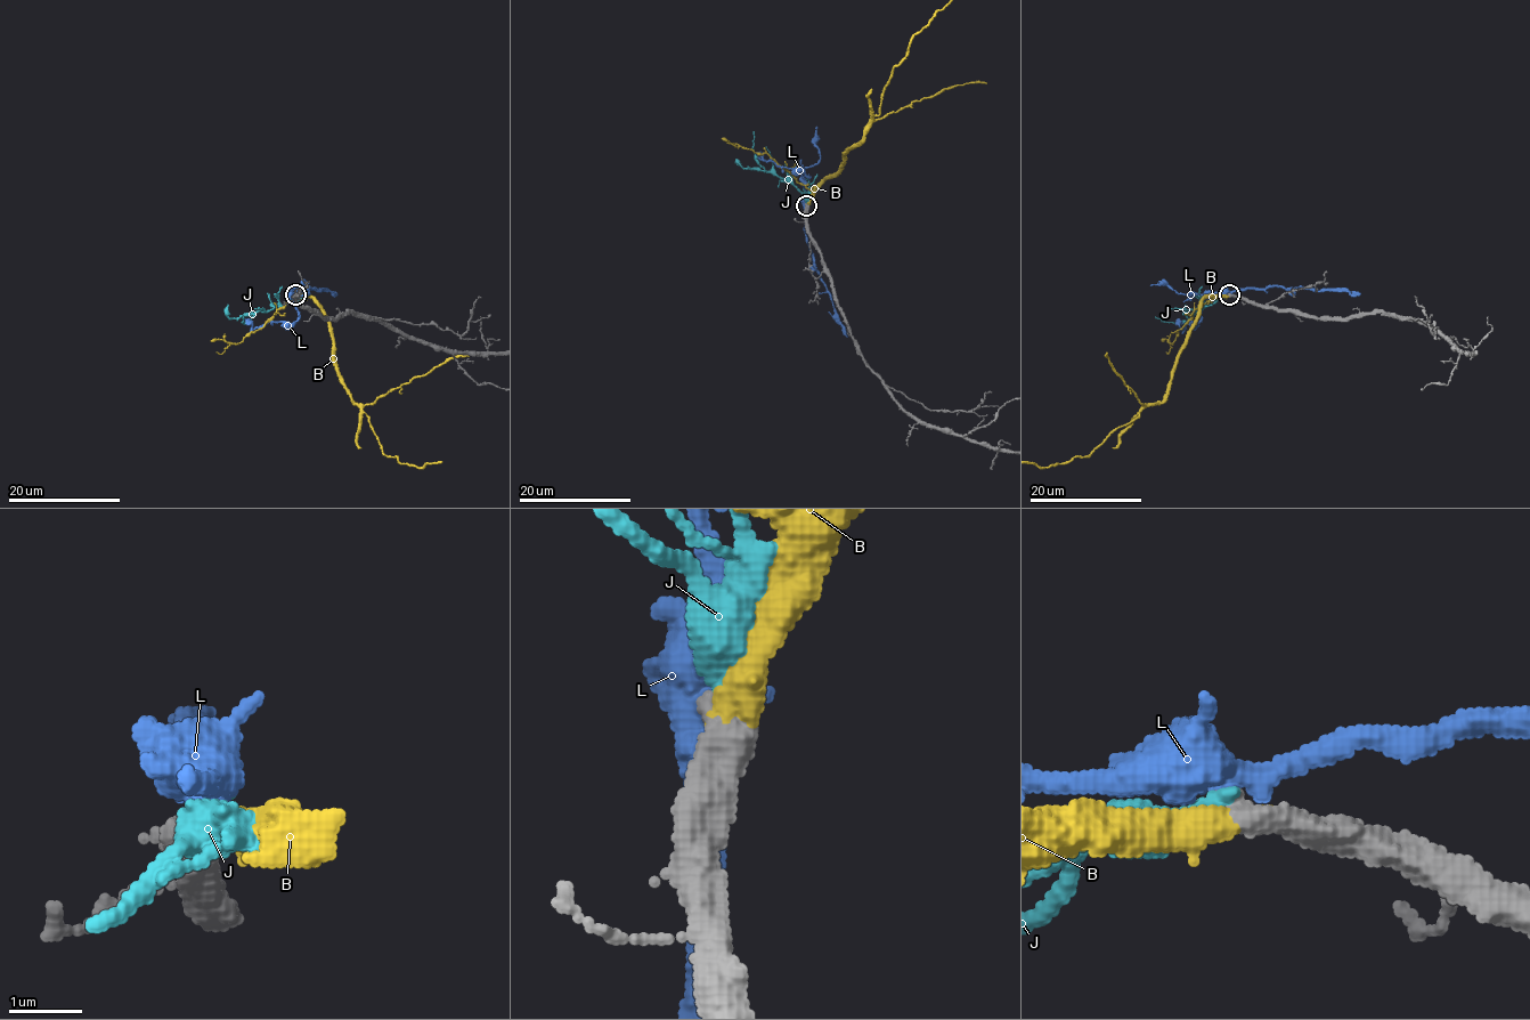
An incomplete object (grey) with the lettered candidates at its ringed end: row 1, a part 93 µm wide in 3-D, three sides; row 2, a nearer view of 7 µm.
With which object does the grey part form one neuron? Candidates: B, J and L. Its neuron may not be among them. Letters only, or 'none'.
B

